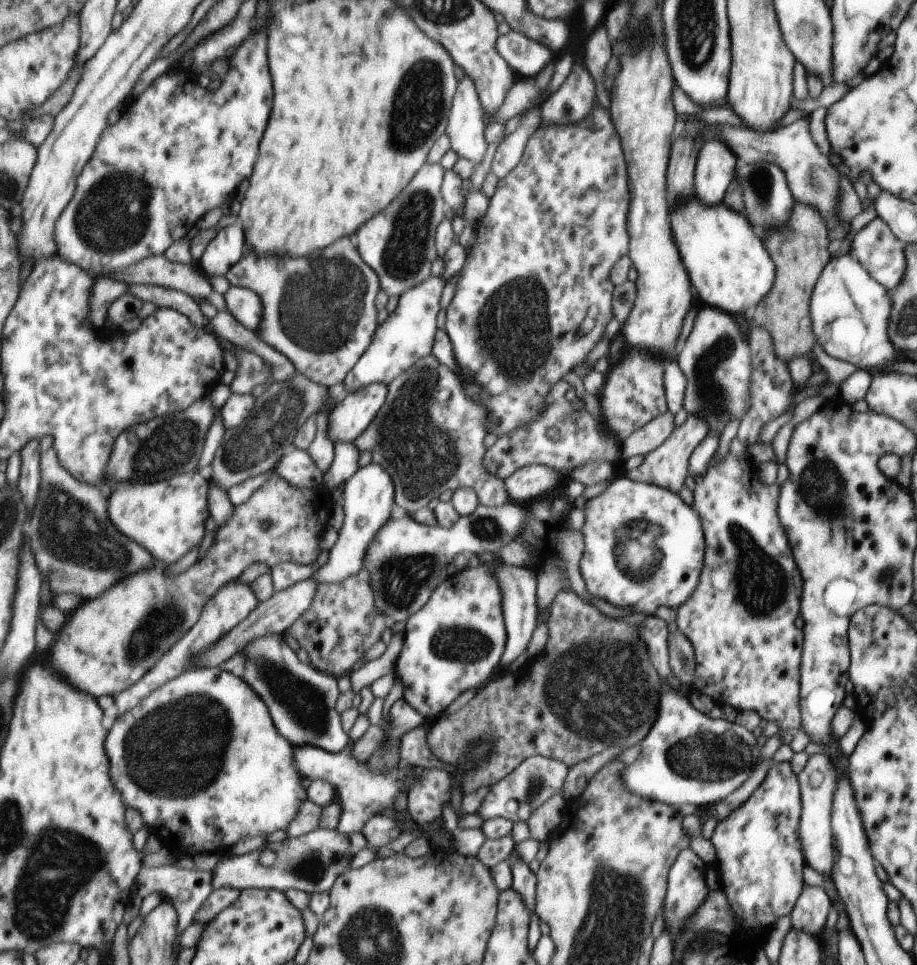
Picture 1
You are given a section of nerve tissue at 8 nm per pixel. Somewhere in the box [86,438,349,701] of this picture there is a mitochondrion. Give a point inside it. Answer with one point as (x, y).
(163, 622)

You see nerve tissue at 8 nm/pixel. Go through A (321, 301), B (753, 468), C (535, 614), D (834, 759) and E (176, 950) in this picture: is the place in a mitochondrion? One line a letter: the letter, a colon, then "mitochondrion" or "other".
A: mitochondrion
B: other
C: other
D: other
E: other

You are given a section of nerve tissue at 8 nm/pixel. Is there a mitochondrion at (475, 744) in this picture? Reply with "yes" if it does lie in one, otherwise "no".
no

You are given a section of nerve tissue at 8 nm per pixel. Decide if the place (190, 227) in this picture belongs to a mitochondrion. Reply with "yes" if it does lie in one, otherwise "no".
no

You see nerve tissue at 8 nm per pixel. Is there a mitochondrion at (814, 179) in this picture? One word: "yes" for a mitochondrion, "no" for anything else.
yes

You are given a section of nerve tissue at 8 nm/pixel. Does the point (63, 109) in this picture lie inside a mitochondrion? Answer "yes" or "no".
no

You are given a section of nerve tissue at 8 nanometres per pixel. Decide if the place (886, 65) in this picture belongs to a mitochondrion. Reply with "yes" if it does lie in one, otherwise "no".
no

